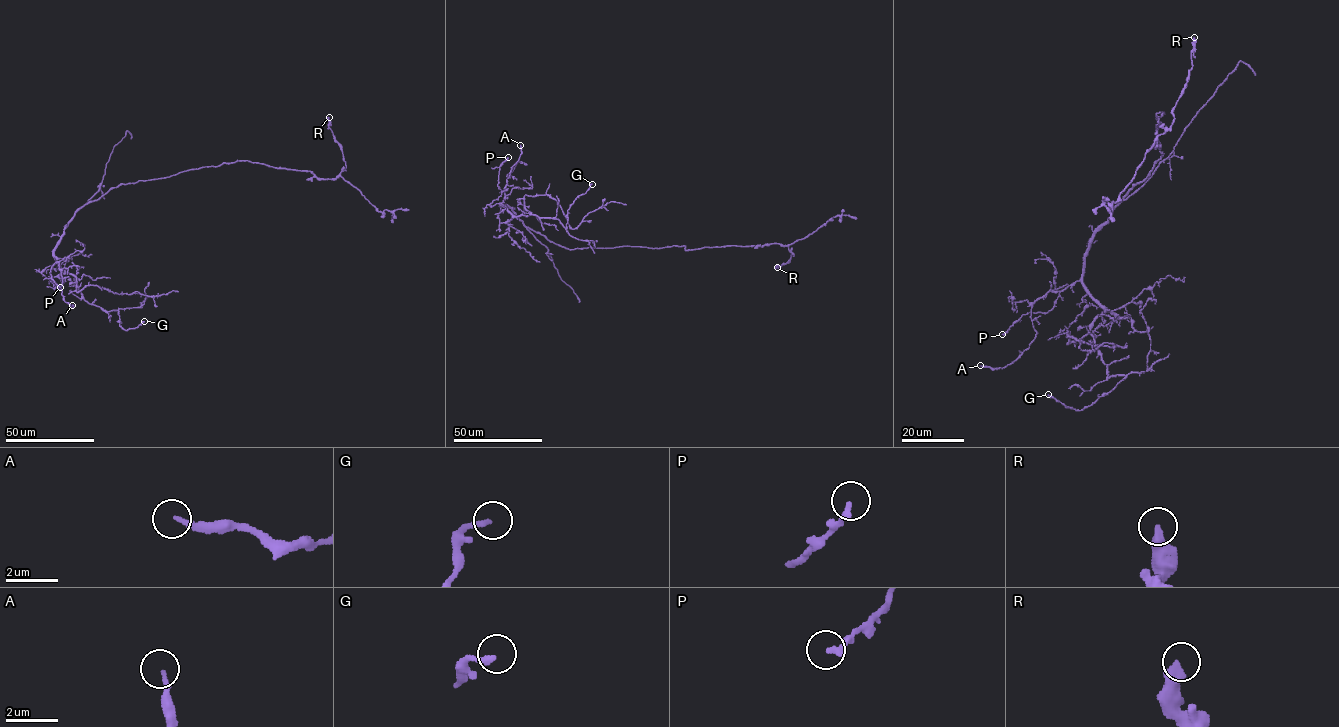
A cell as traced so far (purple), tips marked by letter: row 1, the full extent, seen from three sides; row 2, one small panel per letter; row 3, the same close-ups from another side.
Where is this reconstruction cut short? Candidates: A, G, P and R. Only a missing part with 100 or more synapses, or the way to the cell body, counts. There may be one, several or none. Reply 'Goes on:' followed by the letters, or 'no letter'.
Goes on: no letter

